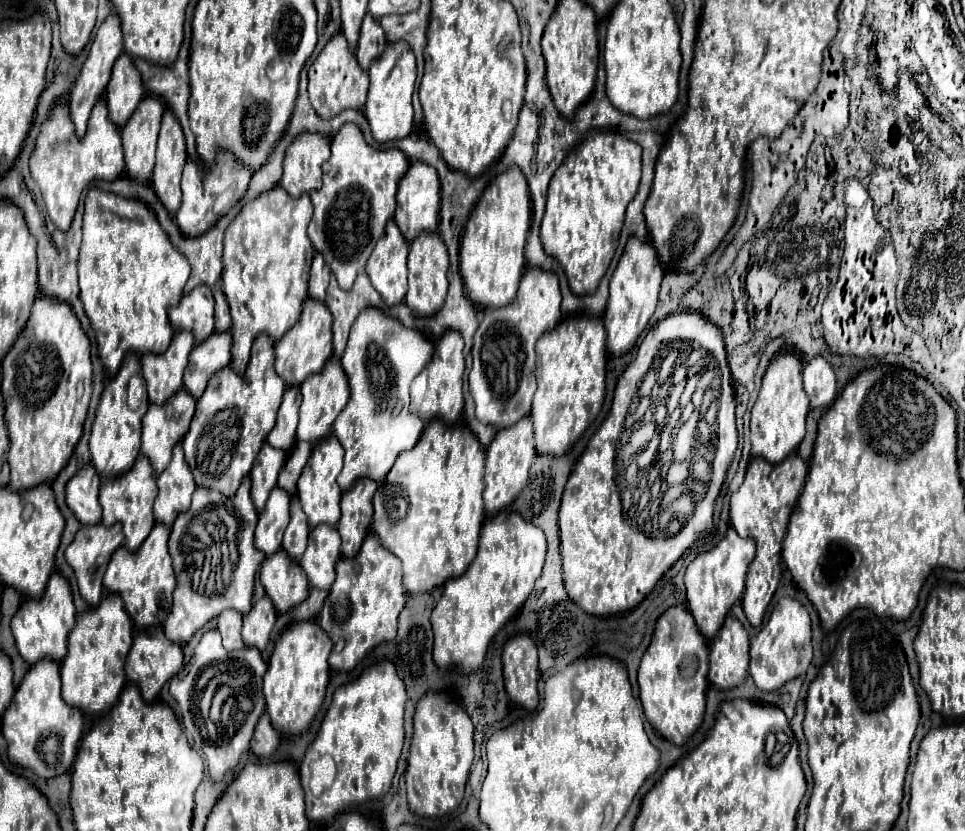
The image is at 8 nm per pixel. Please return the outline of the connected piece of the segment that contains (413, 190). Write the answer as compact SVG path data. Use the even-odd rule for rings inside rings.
M411 162L409 172L405 174L397 190L397 210L395 210L395 224L399 226L407 242L413 242L421 232L437 232L439 200L441 200L441 188L439 188L437 170L425 162L417 162L417 164Z

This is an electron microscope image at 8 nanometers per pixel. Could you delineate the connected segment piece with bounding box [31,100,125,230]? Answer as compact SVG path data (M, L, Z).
M99 100L97 108L93 108L93 116L89 118L89 128L83 140L75 138L67 102L61 102L53 108L49 120L41 128L41 134L37 138L37 148L31 156L31 174L37 180L49 216L59 230L71 228L81 194L93 180L117 180L123 174L123 170L125 162L123 162L121 136L117 126L109 120L103 100Z

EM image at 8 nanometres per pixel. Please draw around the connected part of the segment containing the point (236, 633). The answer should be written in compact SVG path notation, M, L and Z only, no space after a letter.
M225 610L221 612L219 616L219 626L217 630L221 632L223 636L223 646L233 652L233 650L239 650L243 644L243 638L241 638L241 614L235 612L235 610Z

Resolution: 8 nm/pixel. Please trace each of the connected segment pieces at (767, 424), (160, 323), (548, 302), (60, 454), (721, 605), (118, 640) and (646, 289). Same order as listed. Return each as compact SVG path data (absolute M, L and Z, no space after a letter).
M779 354L771 360L759 398L751 410L751 456L761 456L771 464L779 464L793 454L805 436L805 418L809 412L809 396L801 382L801 364L793 354Z
M97 188L89 190L79 254L79 286L85 314L97 336L99 358L111 376L117 374L129 352L141 356L147 352L161 354L169 348L173 328L167 320L167 308L179 304L189 272L187 258L173 248L145 204Z
M527 268L517 298L505 308L487 308L473 342L473 368L469 392L475 400L475 416L483 424L509 428L529 416L535 382L535 342L561 320L561 292L553 272Z
M39 296L31 308L31 318L19 334L15 346L1 362L5 398L5 420L11 446L7 462L11 468L9 488L29 490L37 484L53 482L71 458L87 416L91 398L91 360L89 338L69 304Z
M733 528L725 534L725 538L713 546L711 550L699 554L685 572L685 586L687 586L687 608L693 614L699 632L713 640L713 636L719 632L721 624L725 622L731 606L743 596L745 590L745 574L753 560L755 544L749 538L741 538Z
M105 594L97 608L77 616L77 624L69 634L69 652L61 660L61 696L69 706L85 714L103 714L113 708L125 684L125 658L131 650L131 618L125 612L121 598Z
M635 236L629 238L625 252L611 276L609 302L607 302L607 310L603 314L603 324L607 330L607 350L613 356L623 356L635 346L639 334L645 330L649 318L655 312L663 276L665 276L665 272L657 260L655 248L649 242L643 242Z

